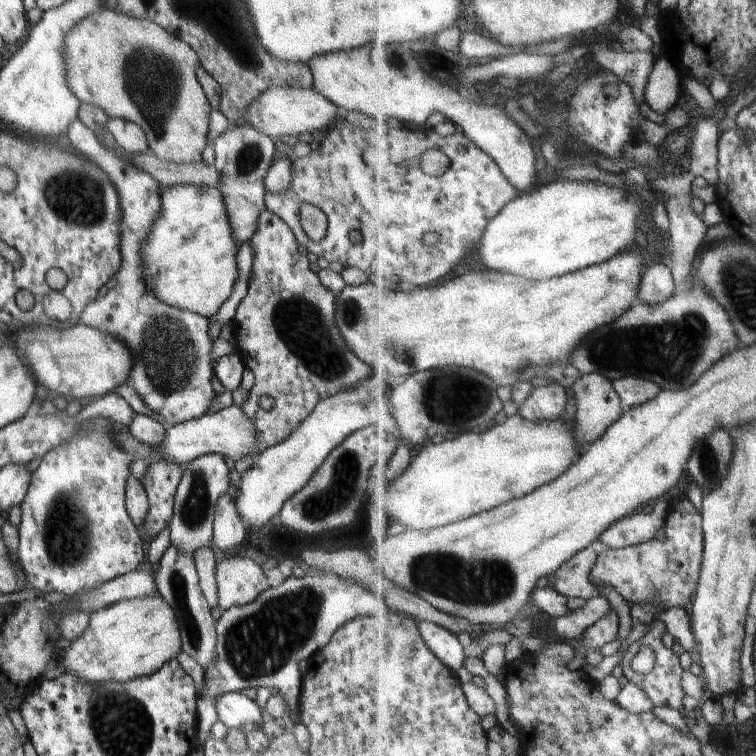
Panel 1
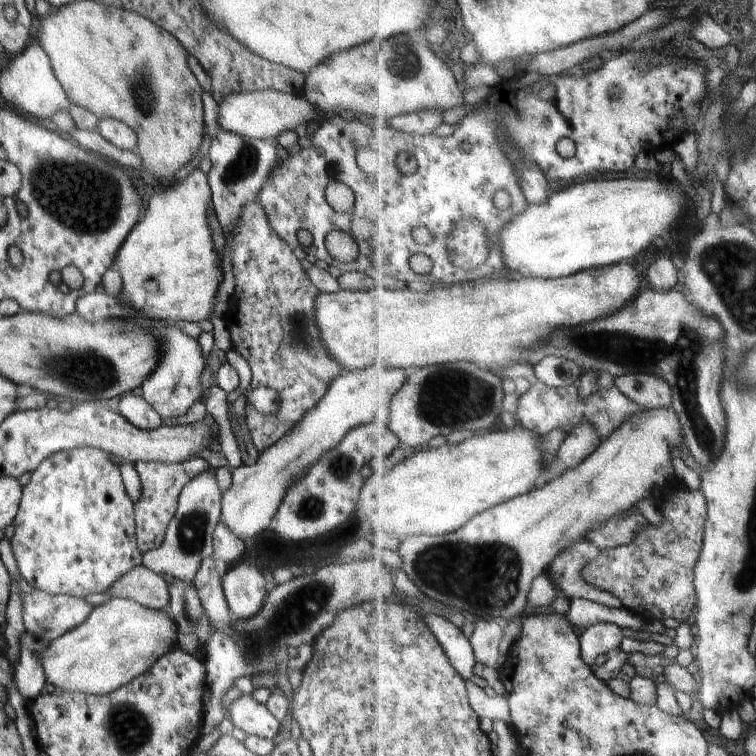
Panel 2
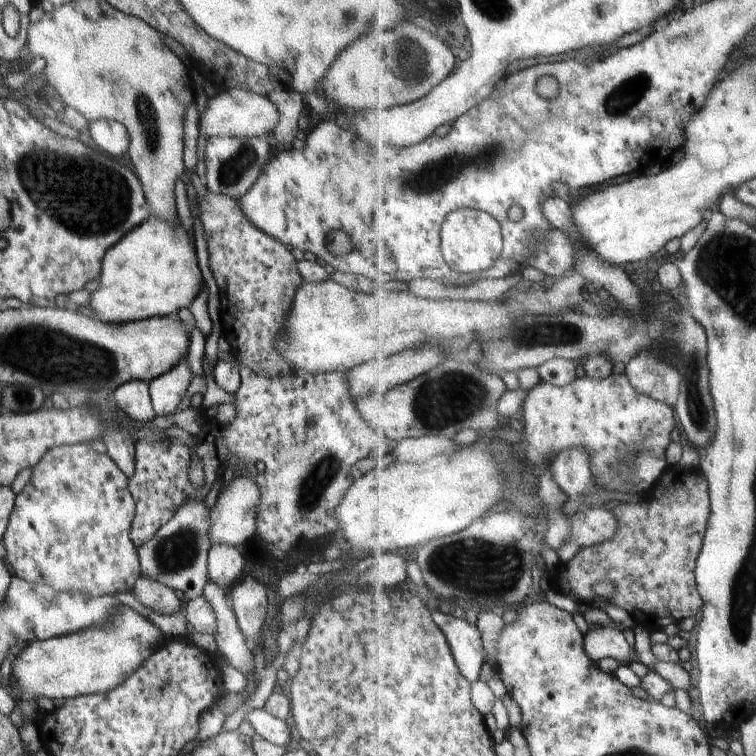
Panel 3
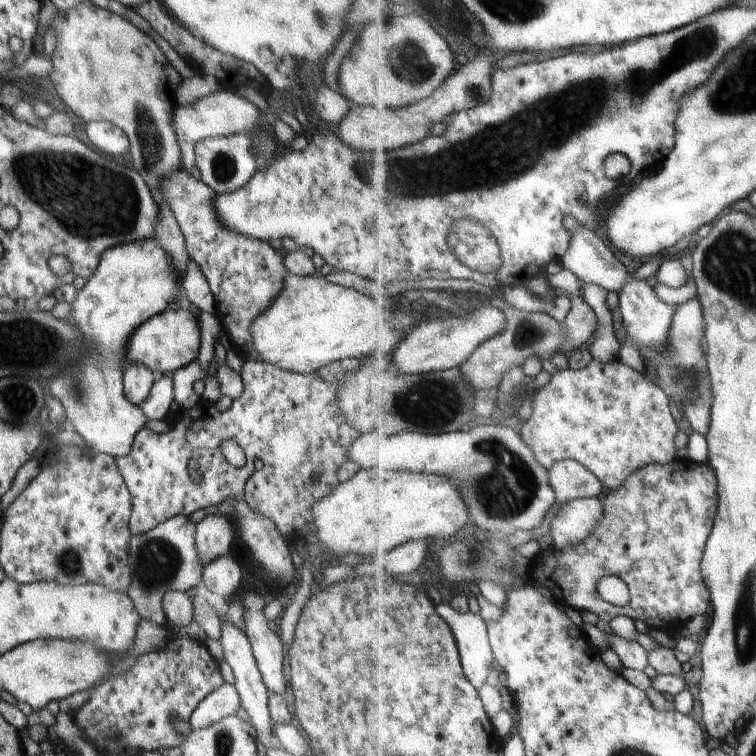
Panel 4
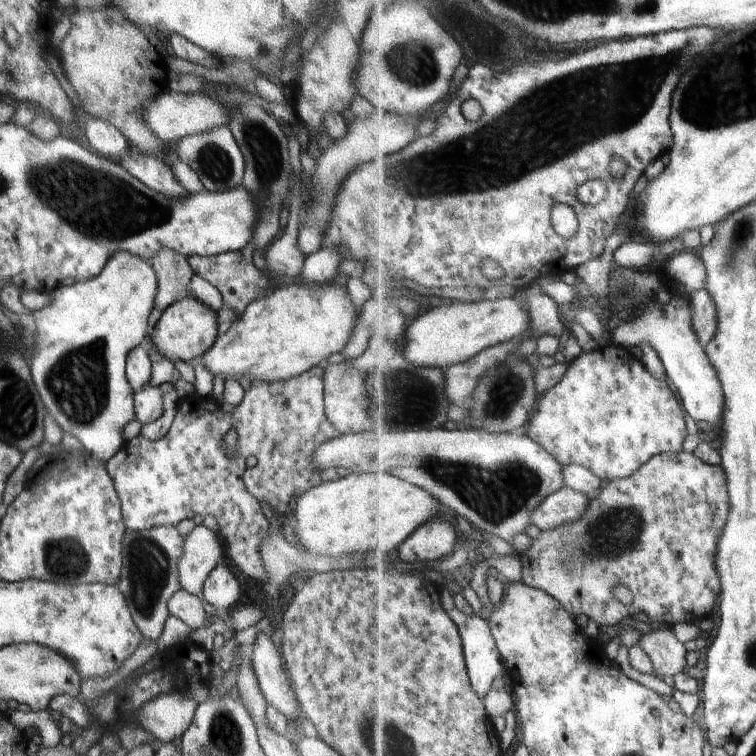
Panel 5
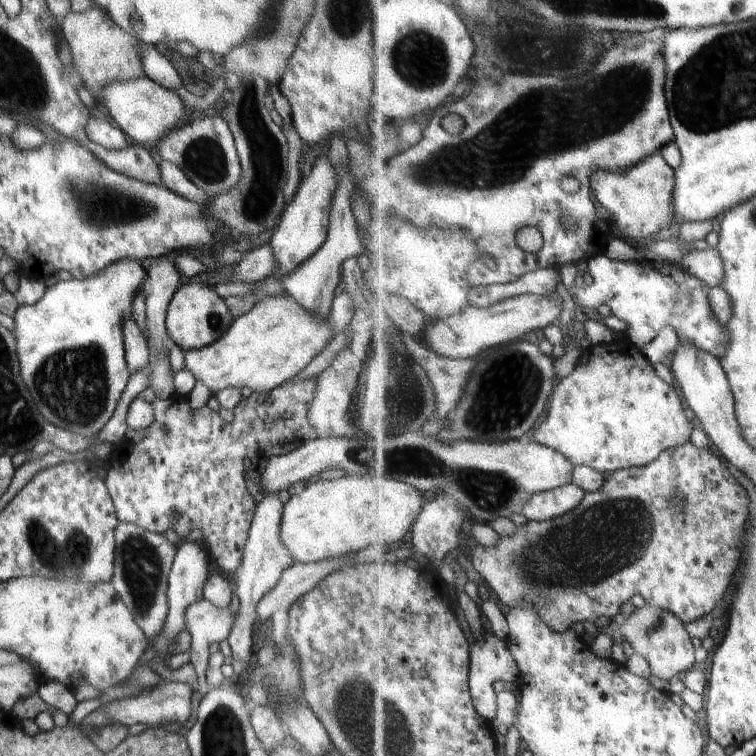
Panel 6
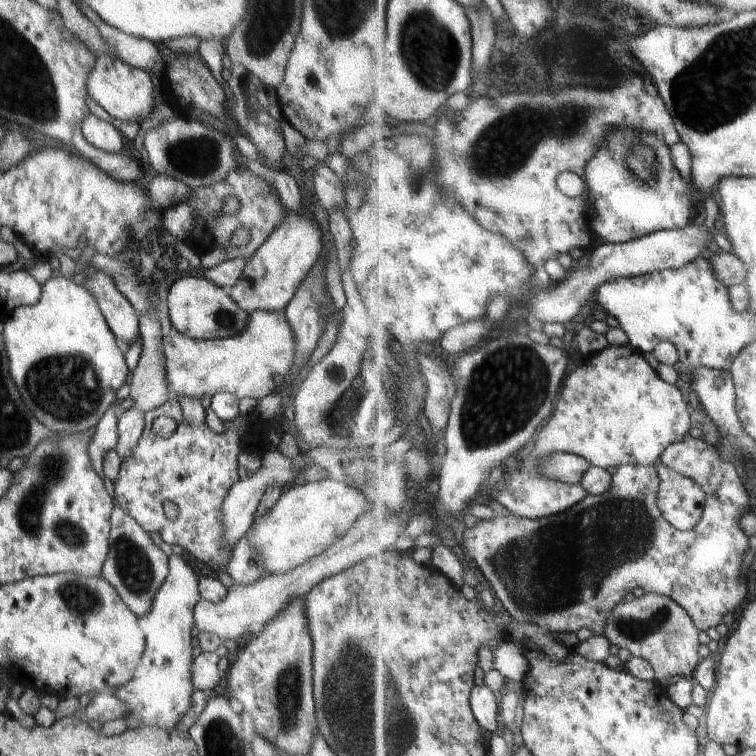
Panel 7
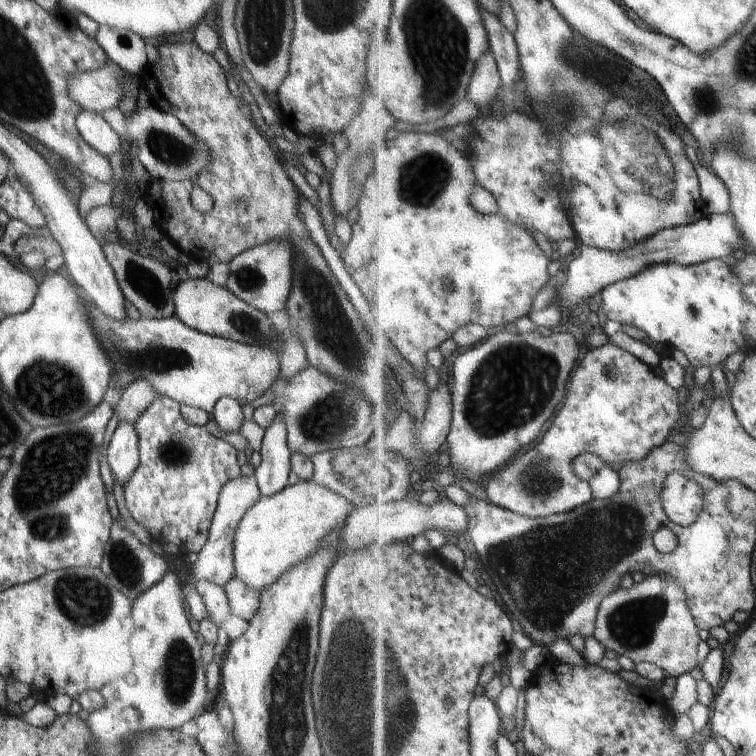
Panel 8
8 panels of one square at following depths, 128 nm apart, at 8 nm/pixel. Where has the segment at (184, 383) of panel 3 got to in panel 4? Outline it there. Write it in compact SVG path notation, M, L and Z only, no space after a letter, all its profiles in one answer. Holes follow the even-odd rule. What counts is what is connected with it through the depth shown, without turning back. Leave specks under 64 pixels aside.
M170 374L158 376L153 383L150 396L140 404L140 410L146 418L153 421L164 421L169 418L170 406L174 401L174 382Z

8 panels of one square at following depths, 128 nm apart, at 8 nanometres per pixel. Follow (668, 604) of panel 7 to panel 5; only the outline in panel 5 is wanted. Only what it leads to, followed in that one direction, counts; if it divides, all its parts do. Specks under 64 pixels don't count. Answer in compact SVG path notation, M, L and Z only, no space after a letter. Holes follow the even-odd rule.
M671 626L645 634L639 644L650 654L655 672L662 676L676 676L689 668L688 646L671 630Z

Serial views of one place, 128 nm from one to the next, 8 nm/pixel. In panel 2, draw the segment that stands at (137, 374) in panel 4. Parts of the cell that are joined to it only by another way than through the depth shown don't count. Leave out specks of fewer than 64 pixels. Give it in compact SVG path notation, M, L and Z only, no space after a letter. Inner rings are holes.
M124 393L118 400L118 412L140 430L156 430L162 417L144 400L141 394Z

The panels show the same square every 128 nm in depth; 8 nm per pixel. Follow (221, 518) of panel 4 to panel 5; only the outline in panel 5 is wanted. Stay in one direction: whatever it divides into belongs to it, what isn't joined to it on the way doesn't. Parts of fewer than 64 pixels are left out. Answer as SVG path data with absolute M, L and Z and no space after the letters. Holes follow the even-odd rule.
M202 523L196 525L184 539L184 556L180 556L178 565L180 588L192 596L202 595L206 578L225 554L218 532Z

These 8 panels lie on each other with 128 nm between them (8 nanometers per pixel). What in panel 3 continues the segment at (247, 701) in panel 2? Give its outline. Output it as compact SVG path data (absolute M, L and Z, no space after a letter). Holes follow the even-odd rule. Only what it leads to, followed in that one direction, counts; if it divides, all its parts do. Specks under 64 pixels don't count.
M266 708L251 709L244 717L244 720L248 720L250 726L262 738L276 746L280 746L280 748L285 748L288 746L288 742L291 742L290 728L288 728L286 721L272 716Z

